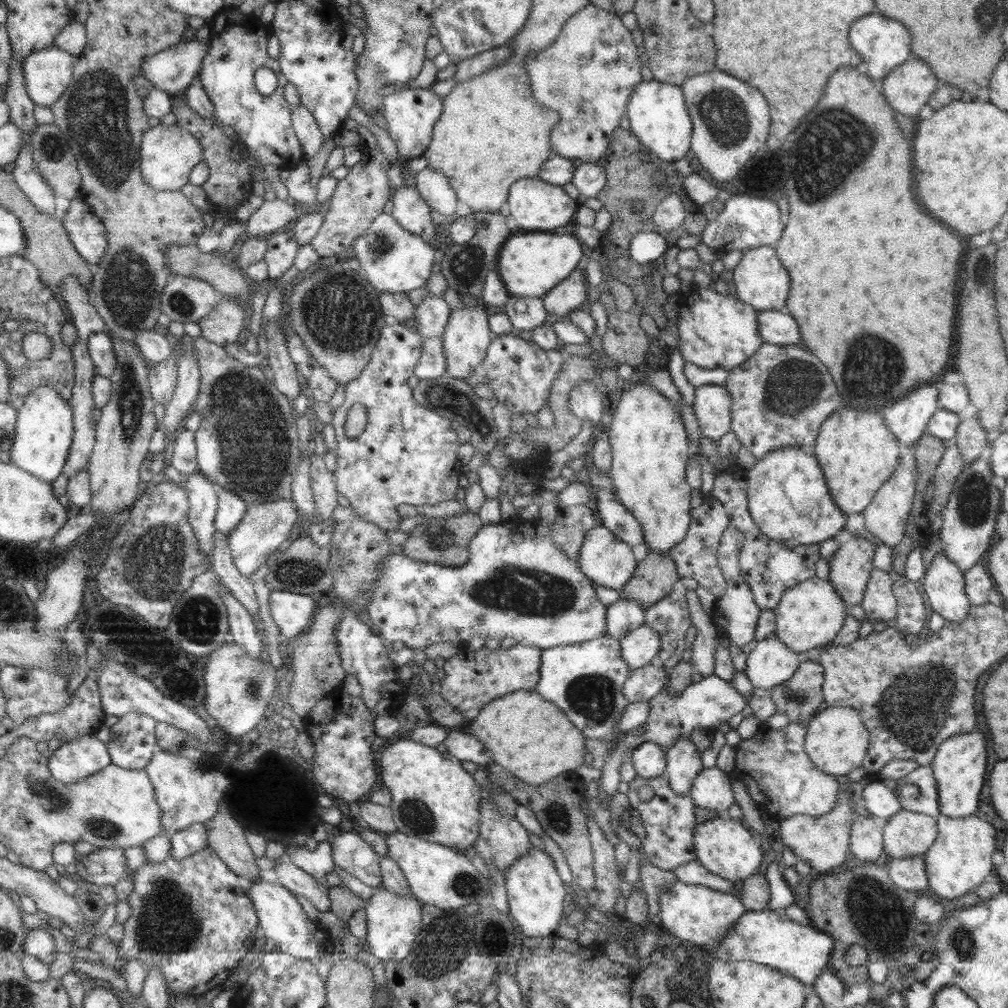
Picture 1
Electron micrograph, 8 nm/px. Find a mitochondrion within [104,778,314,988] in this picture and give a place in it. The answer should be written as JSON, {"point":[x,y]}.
{"point":[169,923]}

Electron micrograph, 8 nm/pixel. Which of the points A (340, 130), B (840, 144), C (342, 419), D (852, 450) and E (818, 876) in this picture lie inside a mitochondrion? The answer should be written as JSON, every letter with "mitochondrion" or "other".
{"A":"other","B":"mitochondrion","C":"other","D":"other","E":"other"}

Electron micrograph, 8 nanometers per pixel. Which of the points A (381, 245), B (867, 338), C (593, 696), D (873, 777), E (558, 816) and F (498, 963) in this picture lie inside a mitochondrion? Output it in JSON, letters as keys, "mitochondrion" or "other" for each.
{"A":"mitochondrion","B":"mitochondrion","C":"mitochondrion","D":"other","E":"mitochondrion","F":"other"}

